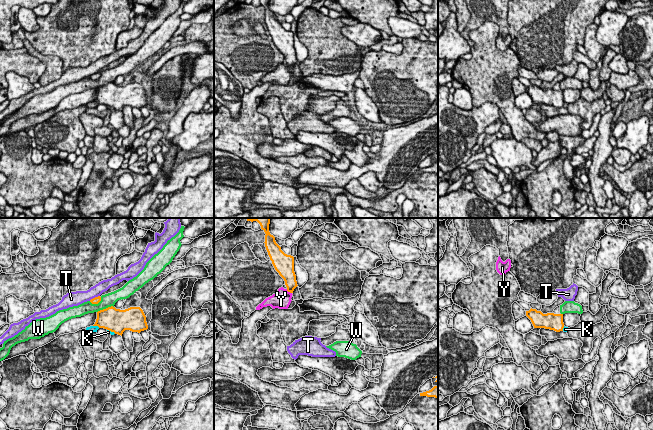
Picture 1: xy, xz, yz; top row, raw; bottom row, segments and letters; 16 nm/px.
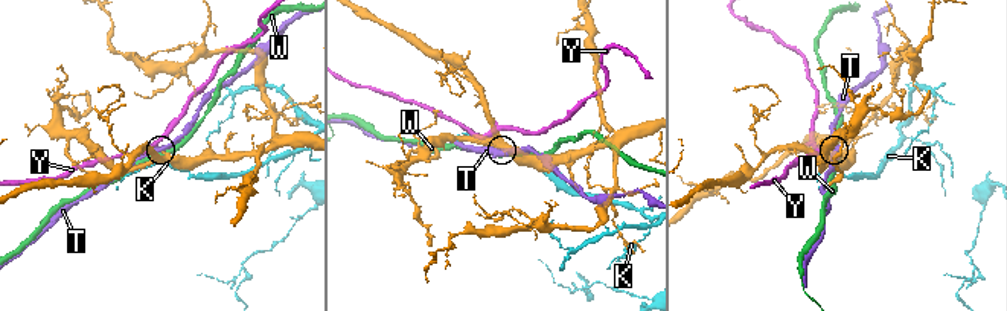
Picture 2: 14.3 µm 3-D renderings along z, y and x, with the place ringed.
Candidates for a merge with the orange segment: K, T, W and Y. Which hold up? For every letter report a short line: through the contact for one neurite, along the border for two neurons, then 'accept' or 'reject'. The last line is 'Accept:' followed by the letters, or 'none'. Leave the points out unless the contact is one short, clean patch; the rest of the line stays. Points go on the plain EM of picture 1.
K: reject
T: line xy (99, 71), (89, 76); reject
W: reject
Y: line xz (286, 65), (291, 69); reject
Accept: none

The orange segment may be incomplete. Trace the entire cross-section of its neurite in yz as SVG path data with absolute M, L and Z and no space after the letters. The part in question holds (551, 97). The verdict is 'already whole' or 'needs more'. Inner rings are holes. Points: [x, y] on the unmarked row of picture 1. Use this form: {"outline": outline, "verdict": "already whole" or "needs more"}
{"outline": "M531 84L526 87L526 92L531 96L534 104L545 104L556 108L563 107L563 90L543 90L541 87Z", "verdict": "already whole"}

